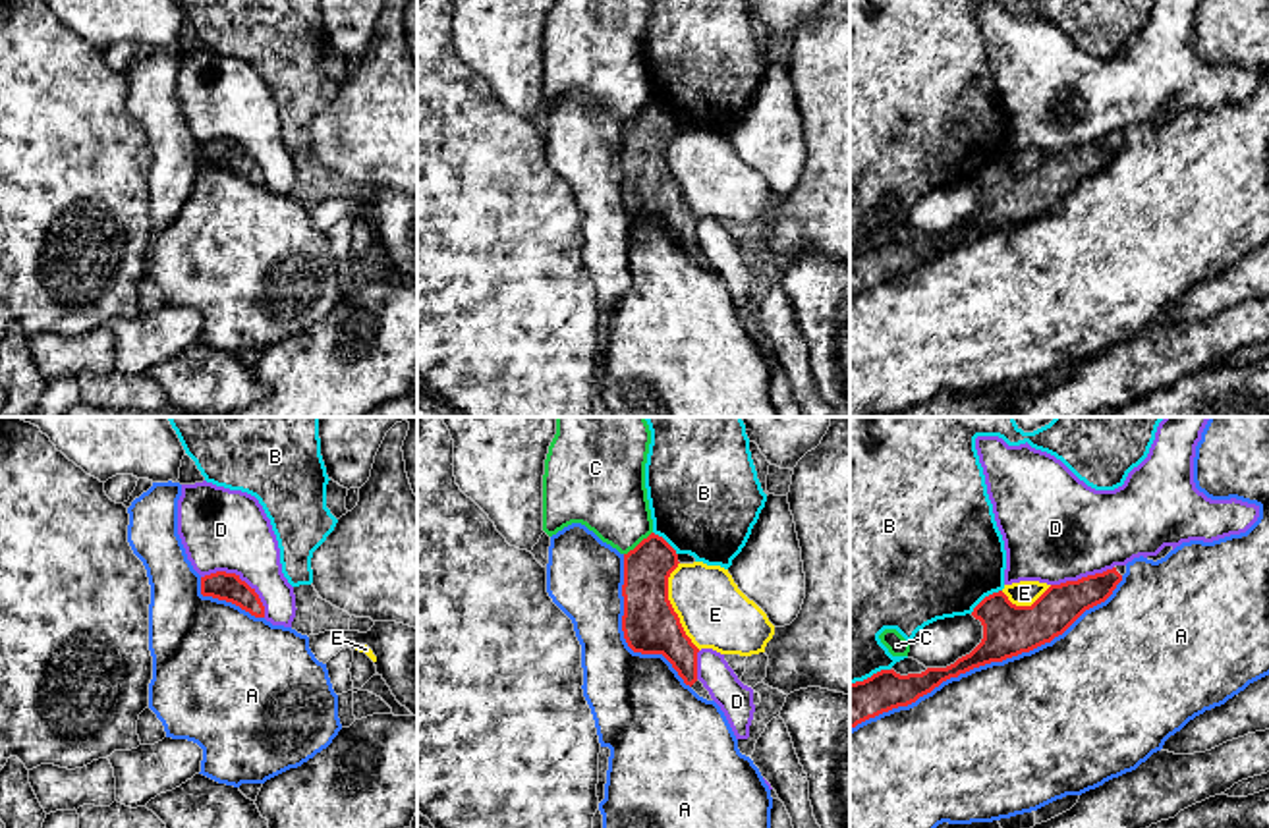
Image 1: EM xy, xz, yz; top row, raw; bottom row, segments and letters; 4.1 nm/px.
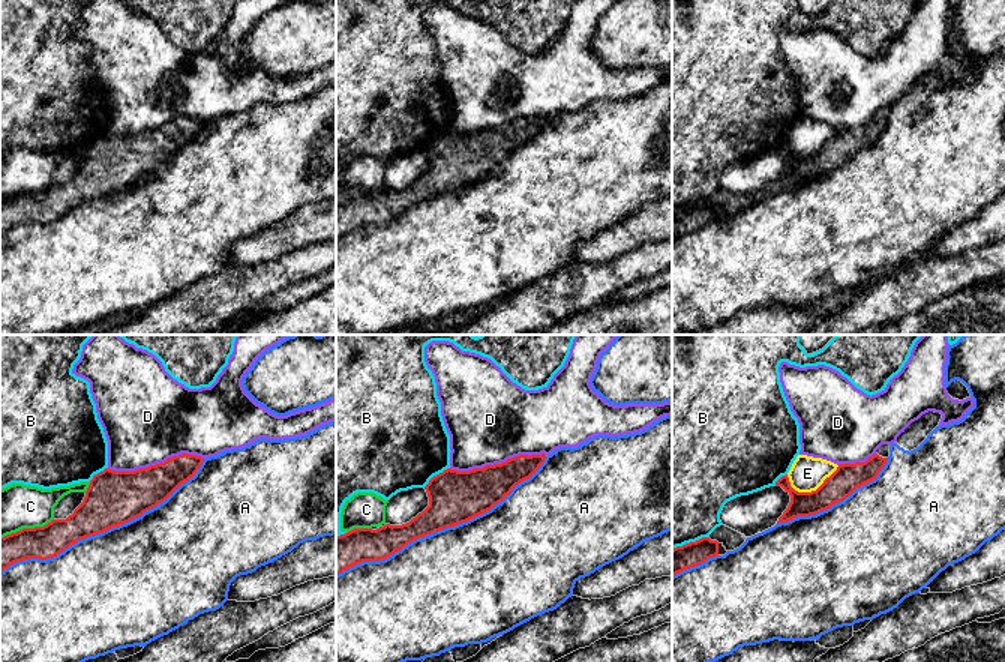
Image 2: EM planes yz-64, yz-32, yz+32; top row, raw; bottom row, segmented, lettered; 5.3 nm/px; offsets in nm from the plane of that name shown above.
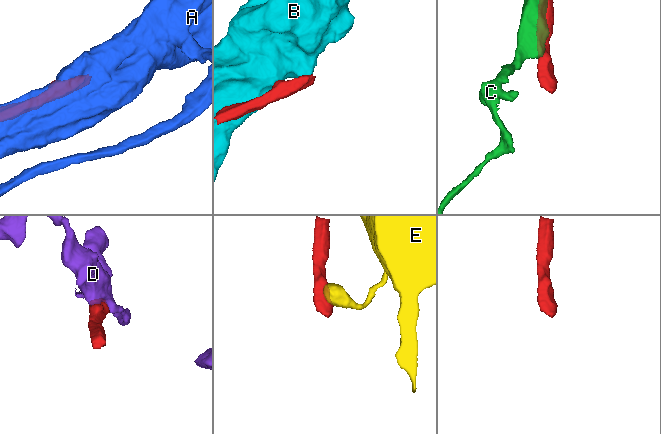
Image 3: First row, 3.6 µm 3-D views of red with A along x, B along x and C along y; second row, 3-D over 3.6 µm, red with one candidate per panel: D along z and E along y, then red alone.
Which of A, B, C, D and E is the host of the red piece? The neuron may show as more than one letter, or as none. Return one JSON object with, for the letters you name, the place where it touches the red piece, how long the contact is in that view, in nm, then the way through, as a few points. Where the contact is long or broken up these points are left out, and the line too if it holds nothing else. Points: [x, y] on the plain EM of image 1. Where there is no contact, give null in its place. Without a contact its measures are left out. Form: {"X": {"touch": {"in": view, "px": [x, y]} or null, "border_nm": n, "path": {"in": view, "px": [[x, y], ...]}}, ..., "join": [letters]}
{"join": []}

